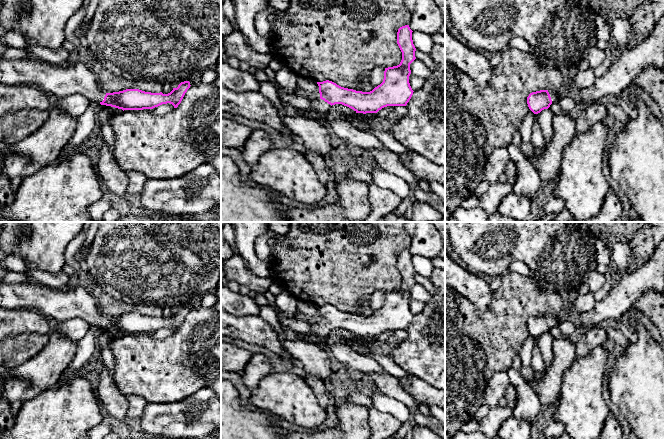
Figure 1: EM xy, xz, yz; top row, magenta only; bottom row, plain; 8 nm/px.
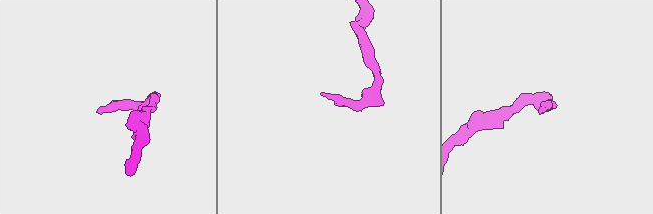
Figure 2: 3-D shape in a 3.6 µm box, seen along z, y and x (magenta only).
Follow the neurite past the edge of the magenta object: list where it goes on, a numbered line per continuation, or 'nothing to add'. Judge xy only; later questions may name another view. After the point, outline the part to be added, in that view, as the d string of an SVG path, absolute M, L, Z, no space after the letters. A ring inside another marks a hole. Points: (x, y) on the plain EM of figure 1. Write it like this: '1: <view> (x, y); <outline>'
1: xy (62, 304); M33 282L3 283L0 287L0 307L37 310L58 322L80 318L92 328L102 326L107 317L100 311L89 289L52 288Z

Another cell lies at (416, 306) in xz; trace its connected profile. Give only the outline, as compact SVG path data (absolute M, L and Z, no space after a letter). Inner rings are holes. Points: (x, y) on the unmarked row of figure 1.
M410 298L409 307L413 315L416 315L423 311L425 307L425 303L419 300L415 300L414 298Z

